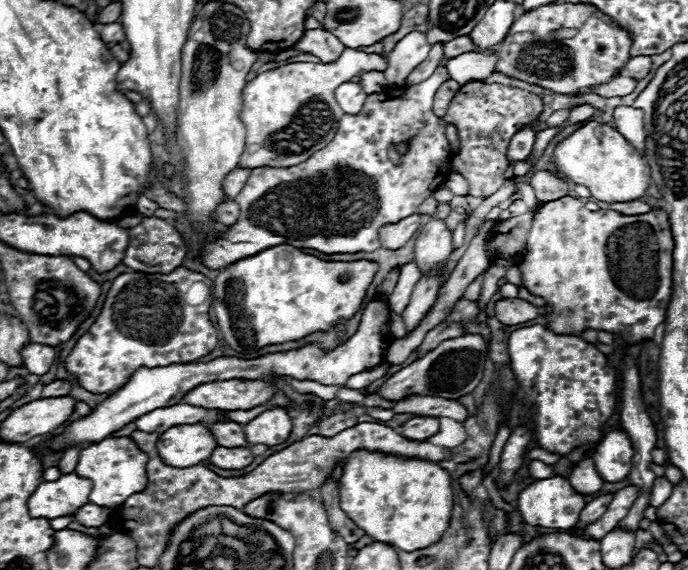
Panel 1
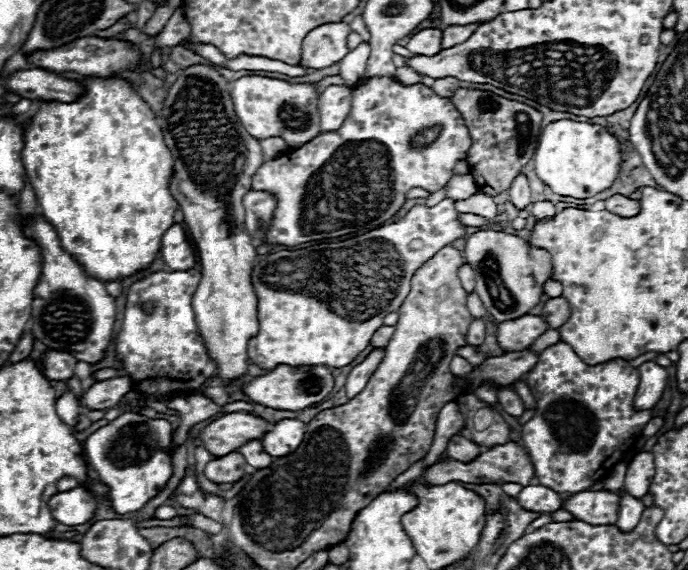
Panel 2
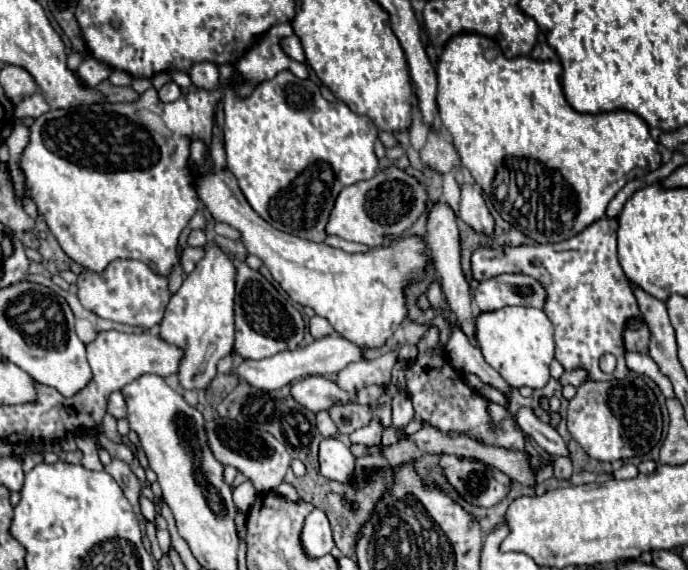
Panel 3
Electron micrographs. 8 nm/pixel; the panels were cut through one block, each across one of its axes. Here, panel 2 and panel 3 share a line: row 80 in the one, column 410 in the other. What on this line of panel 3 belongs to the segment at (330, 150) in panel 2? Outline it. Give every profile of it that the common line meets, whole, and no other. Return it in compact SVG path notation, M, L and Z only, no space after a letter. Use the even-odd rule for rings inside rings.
M428 326L424 336L416 344L418 356L408 364L408 396L414 404L414 420L420 420L422 424L432 426L444 434L466 434L482 444L526 454L524 434L516 426L514 416L506 416L500 422L492 420L488 412L490 400L480 396L478 390L470 388L464 382L464 376L454 370L444 354L438 352L438 336L438 328Z

